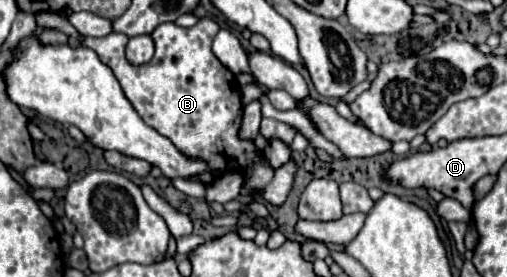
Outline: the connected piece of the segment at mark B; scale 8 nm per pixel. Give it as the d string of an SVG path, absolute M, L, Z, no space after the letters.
M201 18L193 28L181 28L173 22L157 26L151 34L155 40L155 56L141 66L129 64L125 58L127 36L109 34L107 38L85 38L83 46L97 52L119 80L127 100L139 116L167 136L175 148L187 156L203 158L211 170L225 174L231 170L245 172L257 156L257 148L249 140L239 140L237 130L243 118L239 82L211 52L211 42L219 32L219 24L211 18Z

